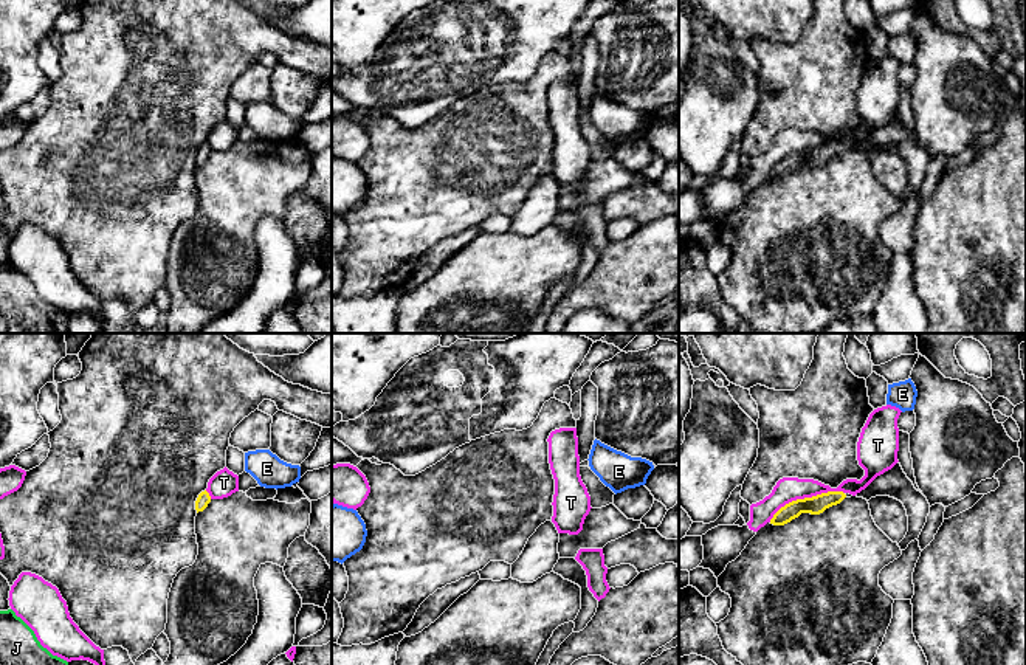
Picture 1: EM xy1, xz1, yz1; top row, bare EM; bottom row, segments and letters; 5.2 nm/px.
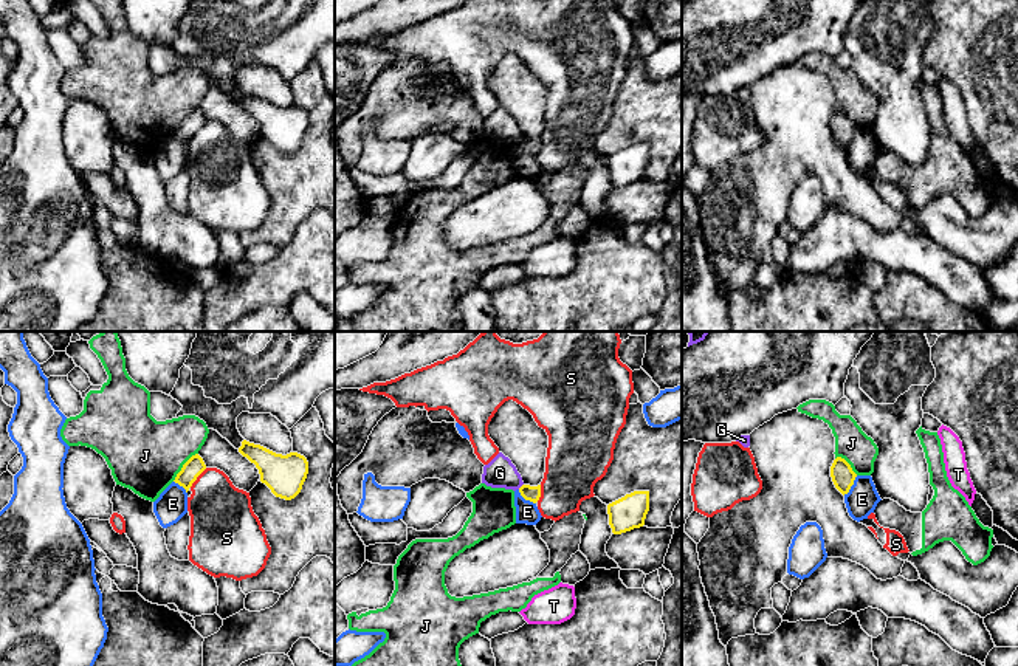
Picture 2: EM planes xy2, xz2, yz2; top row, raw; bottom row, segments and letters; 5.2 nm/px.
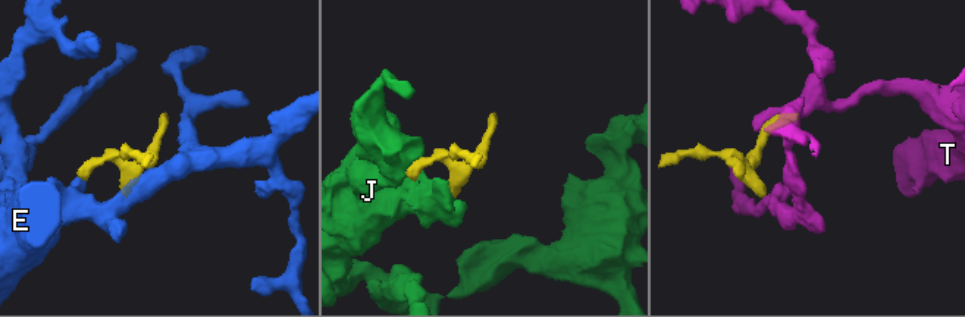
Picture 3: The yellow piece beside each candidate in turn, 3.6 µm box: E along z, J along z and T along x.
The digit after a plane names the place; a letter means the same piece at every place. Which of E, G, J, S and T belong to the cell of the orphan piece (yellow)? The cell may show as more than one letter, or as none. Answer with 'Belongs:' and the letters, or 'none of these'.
Belongs: none of these

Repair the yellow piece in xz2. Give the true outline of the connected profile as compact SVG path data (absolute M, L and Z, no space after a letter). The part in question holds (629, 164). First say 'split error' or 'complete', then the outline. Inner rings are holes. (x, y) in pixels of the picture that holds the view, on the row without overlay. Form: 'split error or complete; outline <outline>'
complete; outline M634 144L607 158L609 178L621 187L645 178L649 164L649 144Z

